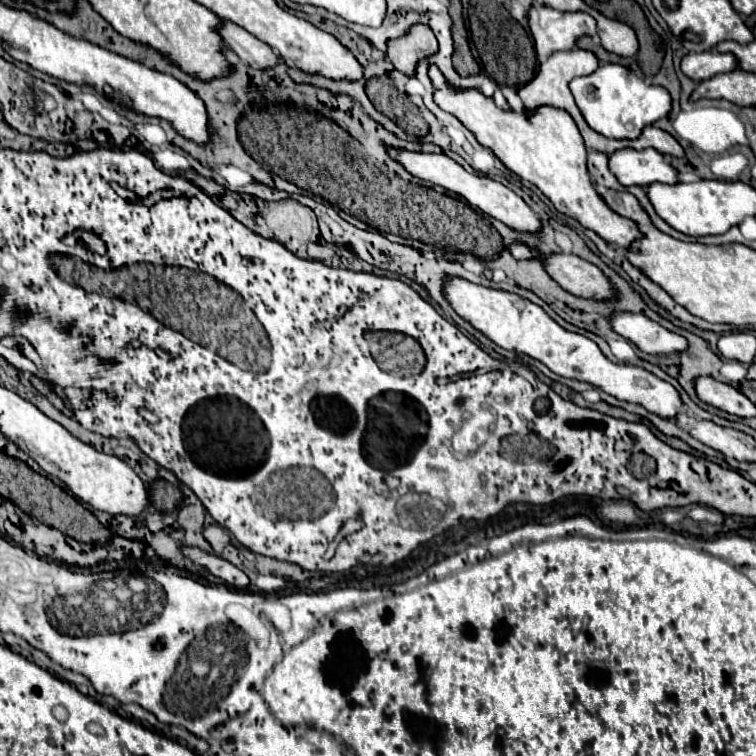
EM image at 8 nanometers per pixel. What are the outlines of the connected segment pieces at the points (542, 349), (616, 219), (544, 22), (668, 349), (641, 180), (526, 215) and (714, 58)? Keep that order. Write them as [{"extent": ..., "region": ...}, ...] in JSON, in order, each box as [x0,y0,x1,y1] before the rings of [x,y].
[{"extent":[445,279,683,421],"region":[[[447,279],[445,295],[449,297],[449,303],[457,311],[459,317],[469,321],[475,329],[479,329],[485,337],[489,337],[493,343],[497,343],[503,349],[525,353],[543,365],[547,365],[553,373],[577,381],[587,381],[605,393],[617,397],[619,401],[629,401],[645,407],[647,411],[659,415],[661,419],[675,421],[677,411],[683,407],[683,401],[677,393],[677,389],[655,377],[643,367],[635,365],[621,365],[609,361],[595,341],[591,341],[585,335],[565,331],[559,323],[555,323],[539,305],[531,303],[529,299],[523,299],[519,295],[481,287],[475,283],[469,283],[465,279]]]},{"extent":[427,65,641,249],"region":[[[429,65],[427,73],[433,83],[433,101],[443,111],[455,115],[477,137],[481,145],[489,147],[501,159],[501,163],[509,171],[537,185],[559,213],[577,219],[585,229],[595,231],[617,249],[629,247],[631,241],[641,237],[637,225],[631,219],[625,219],[611,211],[599,197],[599,193],[593,189],[591,177],[585,167],[585,145],[581,141],[575,121],[565,109],[541,105],[525,113],[517,113],[511,109],[503,111],[495,105],[493,97],[485,97],[477,89],[451,87],[437,65]]]},{"extent":[527,3,597,61],"region":[[[535,3],[527,11],[527,21],[539,61],[545,61],[553,51],[571,49],[581,35],[597,33],[595,19],[587,13],[561,13]]]},{"extent":[611,313,689,355],"region":[[[615,313],[611,321],[613,329],[635,343],[643,353],[651,355],[669,355],[669,353],[681,353],[689,347],[687,339],[683,335],[677,335],[659,323],[647,319],[639,313]]]},{"extent":[609,149,677,187],"region":[[[619,149],[609,155],[609,169],[623,187],[649,183],[677,183],[677,171],[655,149]]]},{"extent":[389,149,543,233],"region":[[[389,149],[389,155],[395,161],[399,161],[411,175],[415,175],[427,183],[441,185],[441,187],[465,197],[473,207],[481,209],[483,213],[487,213],[493,219],[499,219],[501,223],[505,223],[509,229],[517,231],[517,233],[541,233],[541,229],[543,229],[541,219],[533,213],[533,209],[517,193],[513,193],[509,187],[505,187],[493,179],[481,177],[475,173],[467,173],[461,165],[457,165],[445,153],[409,153],[409,151]]]},{"extent":[681,51,737,83],"region":[[[703,51],[703,53],[687,53],[681,59],[681,71],[693,79],[695,83],[705,81],[717,73],[727,73],[737,67],[737,61],[731,53],[717,53],[713,51]]]}]

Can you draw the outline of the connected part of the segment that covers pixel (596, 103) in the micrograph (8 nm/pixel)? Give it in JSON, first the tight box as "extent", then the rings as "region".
{"extent":[569,63,671,139],"region":[[[601,63],[591,75],[575,77],[569,87],[587,125],[609,139],[635,139],[645,125],[655,123],[671,111],[667,89],[647,85],[633,71],[615,63]]]}

